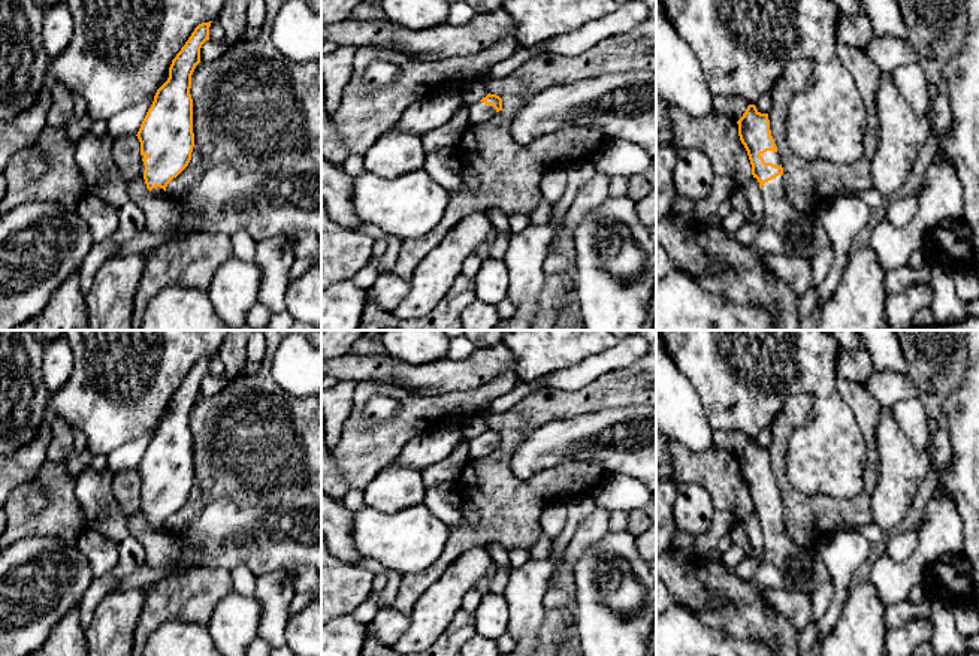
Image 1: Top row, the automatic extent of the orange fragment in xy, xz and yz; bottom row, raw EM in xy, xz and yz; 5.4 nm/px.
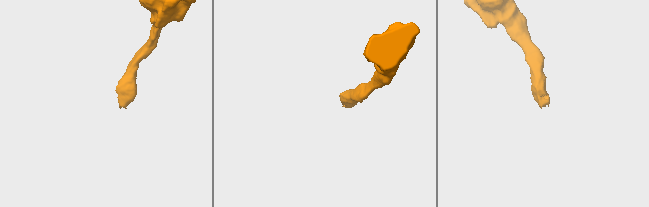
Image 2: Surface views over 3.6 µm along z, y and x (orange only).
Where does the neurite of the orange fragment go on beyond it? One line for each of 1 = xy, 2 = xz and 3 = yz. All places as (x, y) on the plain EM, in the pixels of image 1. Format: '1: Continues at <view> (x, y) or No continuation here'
1: Continues at xy (157, 526)
2: Continues at xz (480, 447)
3: Continues at yz (785, 564)

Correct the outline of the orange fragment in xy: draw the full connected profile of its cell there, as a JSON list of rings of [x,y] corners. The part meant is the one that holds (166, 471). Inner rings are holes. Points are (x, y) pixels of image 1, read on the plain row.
[[[211,357],[199,359],[169,402],[167,415],[157,424],[138,474],[140,511],[151,529],[167,530],[167,519],[190,498],[194,481],[191,409],[200,397],[200,383],[209,375]]]

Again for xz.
[[[487,429],[480,436],[468,439],[469,459],[483,459],[502,445],[502,433],[496,429]]]

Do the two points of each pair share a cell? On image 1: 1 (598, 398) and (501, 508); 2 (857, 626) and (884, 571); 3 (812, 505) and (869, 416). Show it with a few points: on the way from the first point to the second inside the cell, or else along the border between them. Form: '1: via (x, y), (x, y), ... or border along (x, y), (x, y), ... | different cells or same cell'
1: via (559, 404), (541, 407), (511, 437), (501, 469) | same cell
2: border along (869, 580), (887, 605) | different cells
3: via (845, 507), (852, 507), (867, 492), (870, 449) | same cell

